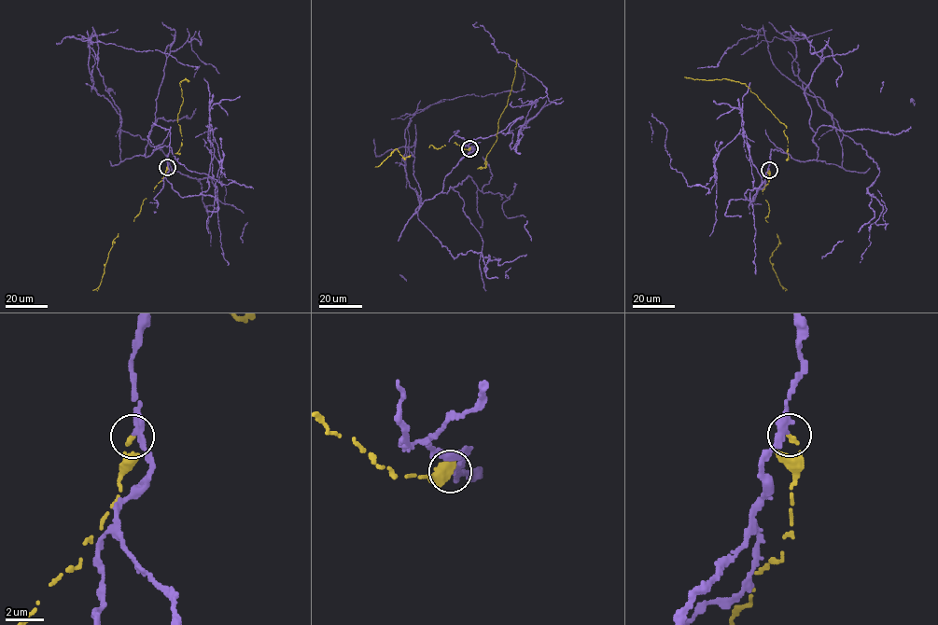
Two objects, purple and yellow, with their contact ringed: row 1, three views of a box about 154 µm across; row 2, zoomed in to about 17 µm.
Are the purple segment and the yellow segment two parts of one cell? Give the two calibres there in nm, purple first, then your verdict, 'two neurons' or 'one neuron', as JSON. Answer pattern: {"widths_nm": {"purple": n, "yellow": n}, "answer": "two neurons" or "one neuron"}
{"widths_nm": {"purple": 360, "yellow": 280}, "answer": "two neurons"}

